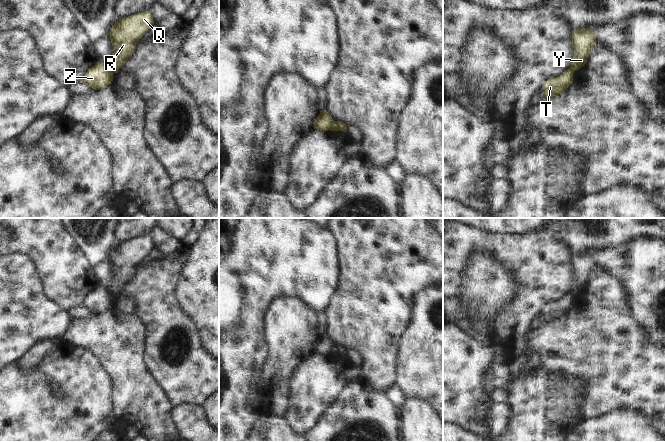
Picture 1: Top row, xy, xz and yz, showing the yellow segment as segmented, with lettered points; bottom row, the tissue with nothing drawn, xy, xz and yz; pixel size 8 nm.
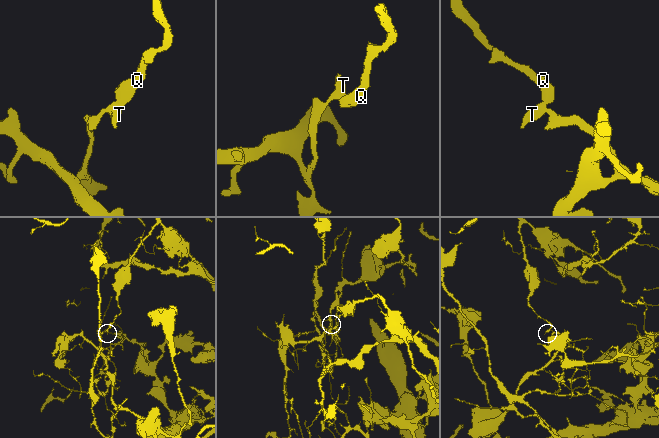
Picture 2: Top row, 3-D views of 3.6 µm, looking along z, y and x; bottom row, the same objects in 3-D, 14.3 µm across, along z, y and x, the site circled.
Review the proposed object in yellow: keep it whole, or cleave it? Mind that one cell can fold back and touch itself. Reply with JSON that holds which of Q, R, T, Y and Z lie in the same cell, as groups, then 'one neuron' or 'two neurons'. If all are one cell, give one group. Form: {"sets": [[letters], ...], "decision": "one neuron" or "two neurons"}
{"sets": [["Q", "R", "Y"], ["T", "Z"]], "decision": "two neurons"}

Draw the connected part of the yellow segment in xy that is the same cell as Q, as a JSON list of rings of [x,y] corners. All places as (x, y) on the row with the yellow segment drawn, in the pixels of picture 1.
[[[143,11],[119,19],[110,30],[113,54],[108,68],[118,73],[121,66],[134,53],[136,44],[143,35],[155,24],[150,11]]]

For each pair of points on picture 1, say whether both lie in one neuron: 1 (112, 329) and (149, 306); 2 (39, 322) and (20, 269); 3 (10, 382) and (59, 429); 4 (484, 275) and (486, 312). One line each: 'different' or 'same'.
1: different
2: same
3: same
4: same

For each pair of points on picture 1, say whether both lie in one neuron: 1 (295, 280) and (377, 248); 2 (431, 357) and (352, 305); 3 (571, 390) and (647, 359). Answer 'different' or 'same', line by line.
1: different
2: different
3: different

